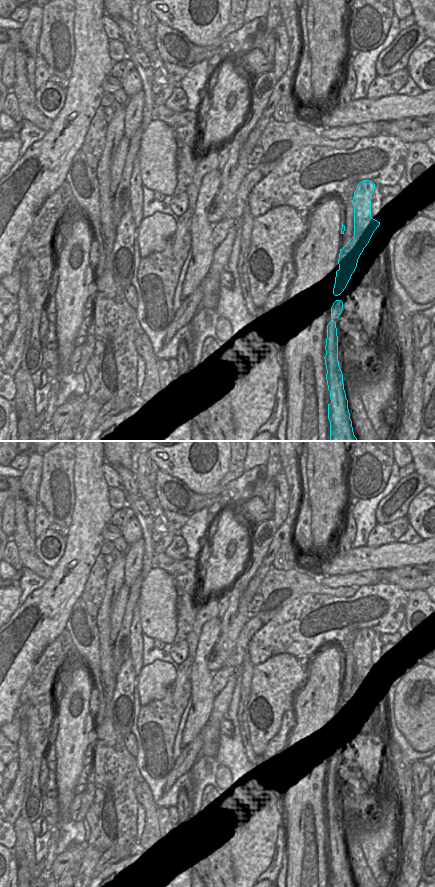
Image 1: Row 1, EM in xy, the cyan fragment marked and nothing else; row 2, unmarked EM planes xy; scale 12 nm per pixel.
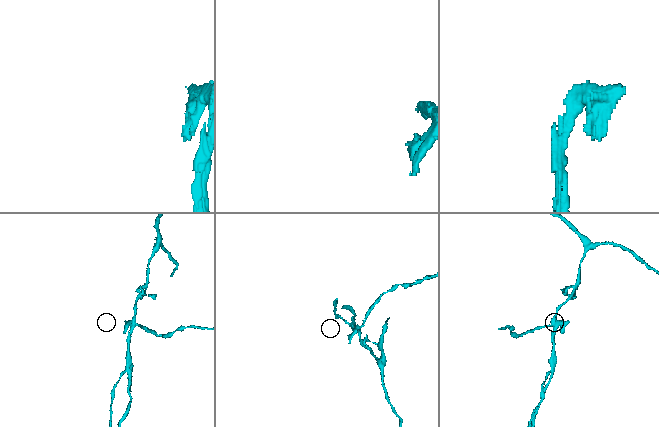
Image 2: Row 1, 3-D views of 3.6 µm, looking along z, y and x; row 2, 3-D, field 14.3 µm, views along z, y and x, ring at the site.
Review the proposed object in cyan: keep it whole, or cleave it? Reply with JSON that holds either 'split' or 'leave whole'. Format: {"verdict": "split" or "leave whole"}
{"verdict": "split"}

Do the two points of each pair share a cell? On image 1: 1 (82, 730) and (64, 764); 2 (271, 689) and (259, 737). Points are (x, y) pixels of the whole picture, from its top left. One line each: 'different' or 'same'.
1: same
2: same

